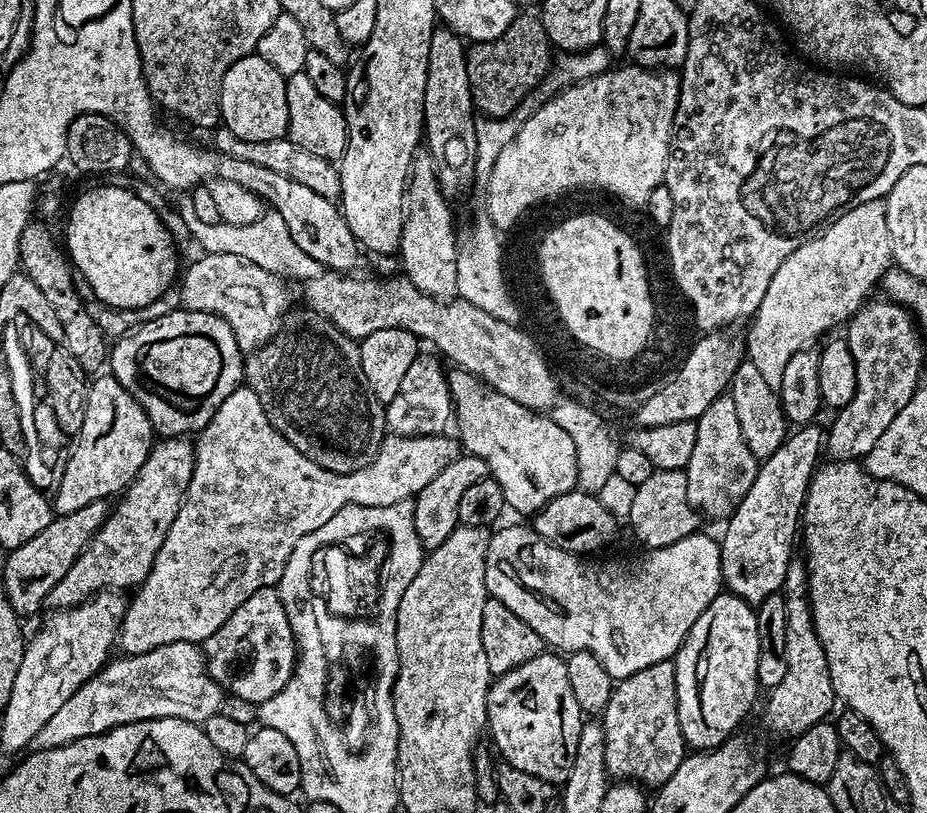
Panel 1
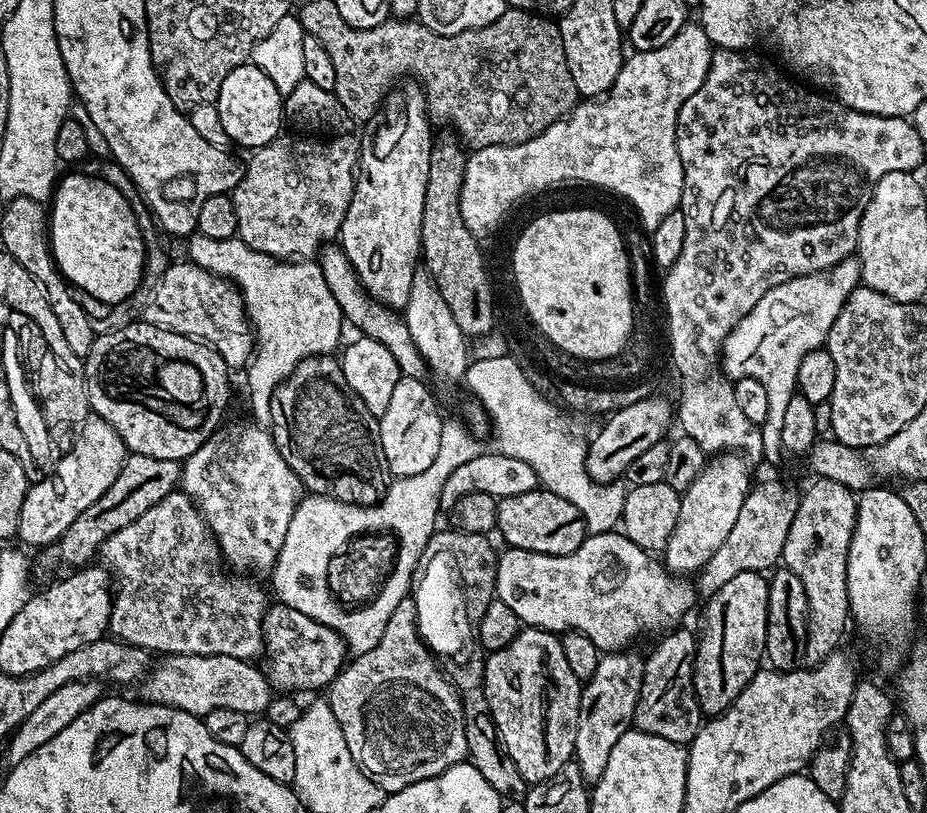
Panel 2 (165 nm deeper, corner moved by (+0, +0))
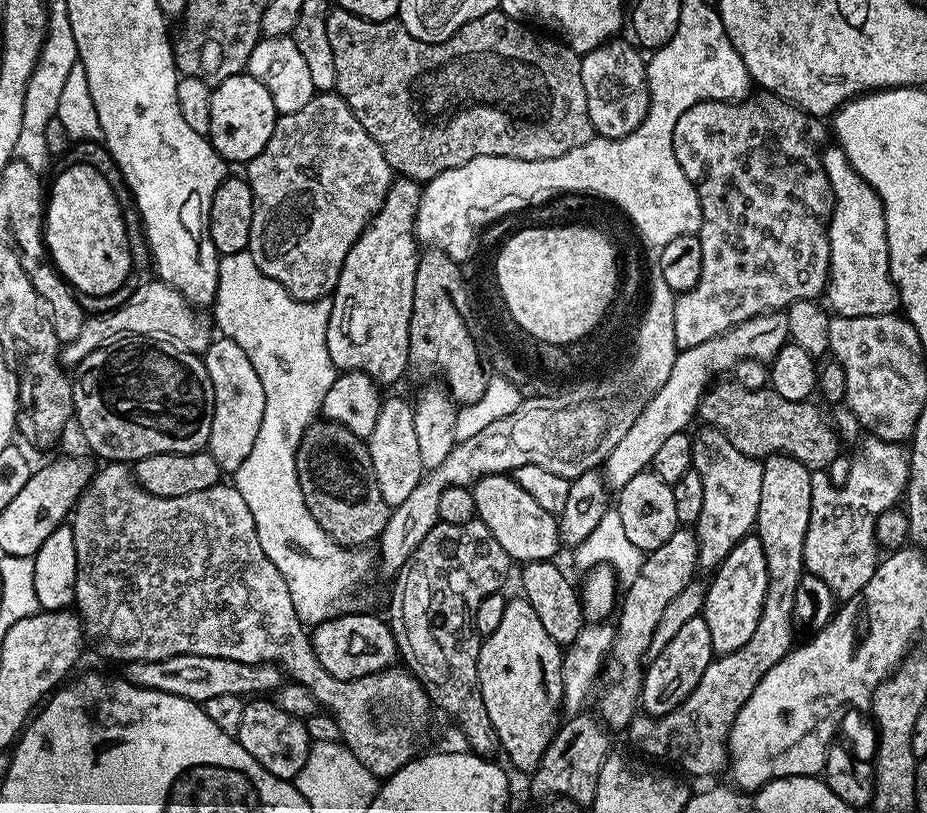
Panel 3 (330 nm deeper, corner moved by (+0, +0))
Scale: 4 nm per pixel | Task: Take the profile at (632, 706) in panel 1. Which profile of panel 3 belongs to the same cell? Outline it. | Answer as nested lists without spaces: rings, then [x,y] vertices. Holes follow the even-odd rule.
[[[703,615],[690,618],[690,622],[684,623],[678,634],[674,634],[674,638],[670,638],[670,642],[666,642],[666,646],[662,646],[662,650],[647,661],[640,687],[639,707],[653,718],[670,714],[670,710],[678,707],[691,694],[694,686],[698,686],[702,674],[706,674],[706,666],[713,659],[710,626],[706,626]]]

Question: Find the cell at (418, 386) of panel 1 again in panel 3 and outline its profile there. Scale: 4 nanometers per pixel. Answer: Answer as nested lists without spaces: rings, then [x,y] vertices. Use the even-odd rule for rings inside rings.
[[[392,396],[383,401],[378,414],[378,422],[374,422],[374,430],[366,438],[370,462],[372,463],[372,479],[378,486],[382,498],[389,509],[406,502],[406,497],[414,491],[414,486],[422,479],[422,458],[418,455],[418,437],[414,435],[413,405],[408,404],[400,396]]]

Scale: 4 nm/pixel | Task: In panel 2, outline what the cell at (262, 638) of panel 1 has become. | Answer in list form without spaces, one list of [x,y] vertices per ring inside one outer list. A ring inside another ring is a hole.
[[[279,602],[273,603],[264,616],[264,643],[266,657],[268,656],[269,662],[272,663],[272,669],[269,667],[266,675],[273,689],[280,694],[301,694],[300,692],[312,692],[315,688],[327,689],[328,685],[341,675],[350,656],[350,649],[339,632],[314,618],[306,618],[302,610],[294,610]]]

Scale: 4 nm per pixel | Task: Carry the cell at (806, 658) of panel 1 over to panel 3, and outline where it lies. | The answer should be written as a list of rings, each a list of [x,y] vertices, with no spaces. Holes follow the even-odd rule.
[[[868,438],[860,448],[860,457],[852,464],[844,484],[828,481],[828,472],[812,473],[810,526],[806,530],[804,566],[809,573],[826,582],[837,601],[852,600],[874,578],[878,563],[876,523],[883,512],[893,511],[901,503],[908,486],[908,452],[899,443]]]

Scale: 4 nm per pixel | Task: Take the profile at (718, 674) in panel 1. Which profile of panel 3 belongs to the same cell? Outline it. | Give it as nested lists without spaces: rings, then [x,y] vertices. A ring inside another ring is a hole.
[[[749,534],[739,540],[726,554],[720,567],[715,569],[712,581],[707,581],[704,594],[703,618],[706,626],[710,626],[710,642],[716,656],[725,656],[738,646],[746,646],[746,641],[758,627],[758,618],[762,614],[762,606],[766,598],[768,571],[766,570],[766,554],[762,550],[760,537]]]

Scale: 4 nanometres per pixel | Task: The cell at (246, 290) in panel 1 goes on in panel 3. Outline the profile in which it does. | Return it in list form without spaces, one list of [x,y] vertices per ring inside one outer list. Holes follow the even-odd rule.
[[[159,278],[149,279],[139,288],[133,288],[132,296],[122,306],[109,312],[89,315],[84,321],[82,330],[78,333],[78,338],[74,338],[74,342],[61,347],[61,365],[78,365],[82,362],[82,358],[86,358],[86,354],[98,350],[104,344],[119,341],[123,336],[170,342],[182,349],[183,352],[203,354],[213,341],[214,332],[209,321],[207,319],[204,321],[199,315],[203,316],[193,305],[189,304],[187,298],[178,290],[174,290]],[[207,323],[210,329],[208,329]]]

